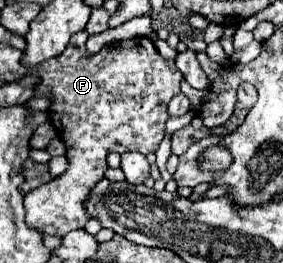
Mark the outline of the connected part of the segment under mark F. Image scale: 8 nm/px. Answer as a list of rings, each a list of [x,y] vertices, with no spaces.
[[[131,38],[107,44],[99,54],[87,56],[85,46],[69,44],[61,56],[55,56],[39,66],[35,66],[39,74],[43,74],[43,84],[35,90],[35,96],[51,94],[53,104],[49,108],[51,122],[59,132],[61,140],[67,146],[69,168],[49,184],[43,184],[25,196],[25,222],[29,228],[41,234],[65,236],[71,230],[79,230],[85,226],[87,212],[85,212],[85,198],[89,196],[89,188],[99,182],[107,170],[107,152],[127,152],[135,150],[141,154],[155,152],[159,142],[165,136],[165,122],[167,122],[167,104],[175,94],[179,94],[181,74],[175,66],[175,60],[163,60],[149,38]]]

